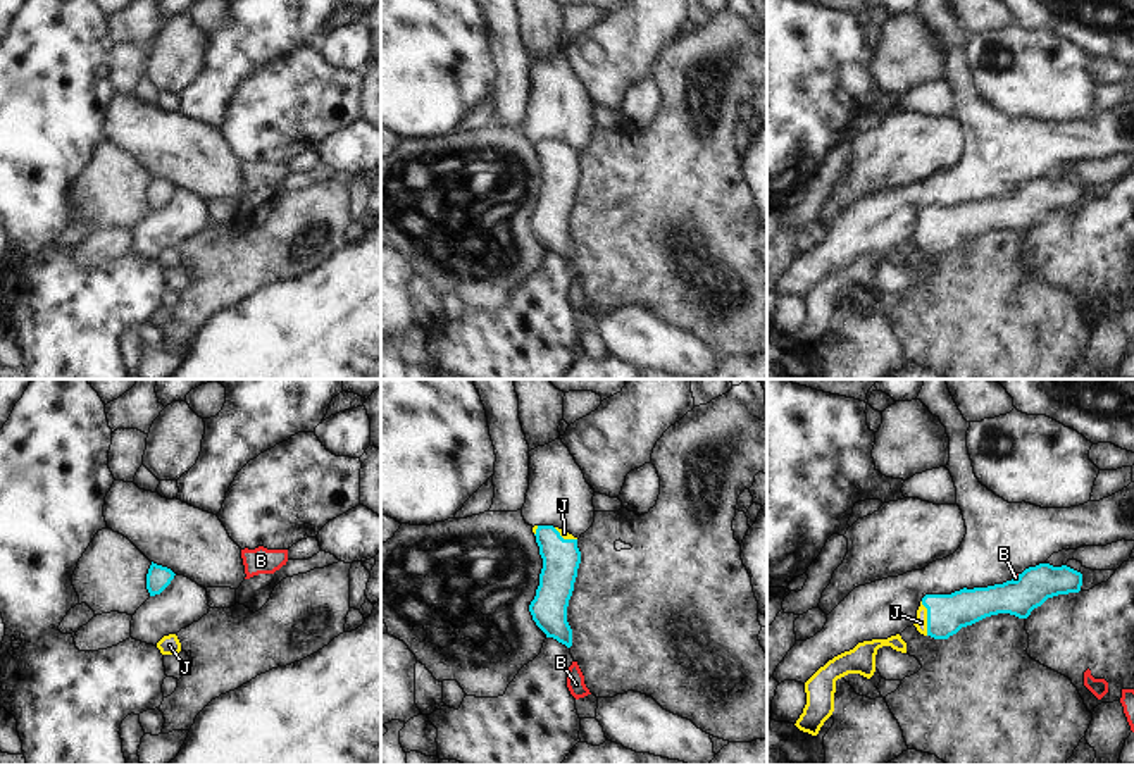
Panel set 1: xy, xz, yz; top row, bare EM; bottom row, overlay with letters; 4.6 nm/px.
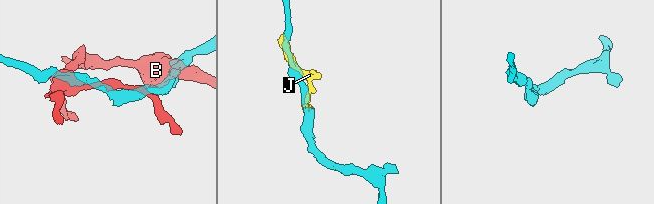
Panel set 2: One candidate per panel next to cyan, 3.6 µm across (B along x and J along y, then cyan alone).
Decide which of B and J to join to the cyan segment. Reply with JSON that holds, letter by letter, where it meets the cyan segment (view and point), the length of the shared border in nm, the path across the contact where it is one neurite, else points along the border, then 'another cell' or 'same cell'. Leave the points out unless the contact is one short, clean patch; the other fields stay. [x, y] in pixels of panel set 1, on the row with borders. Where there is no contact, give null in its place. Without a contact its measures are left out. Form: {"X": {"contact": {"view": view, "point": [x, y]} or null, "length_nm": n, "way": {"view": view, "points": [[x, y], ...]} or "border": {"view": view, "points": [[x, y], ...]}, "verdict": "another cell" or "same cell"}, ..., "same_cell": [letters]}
{"B": {"contact": {"view": "yz", "point": [1019, 578]}, "length_nm": 40, "verdict": "another cell"}, "J": {"contact": {"view": "yz", "point": [928, 619]}, "length_nm": 160, "way": {"view": "yz", "points": [[947, 614], [928, 619], [921, 622]]}, "verdict": "same cell"}, "same_cell": ["J"]}

